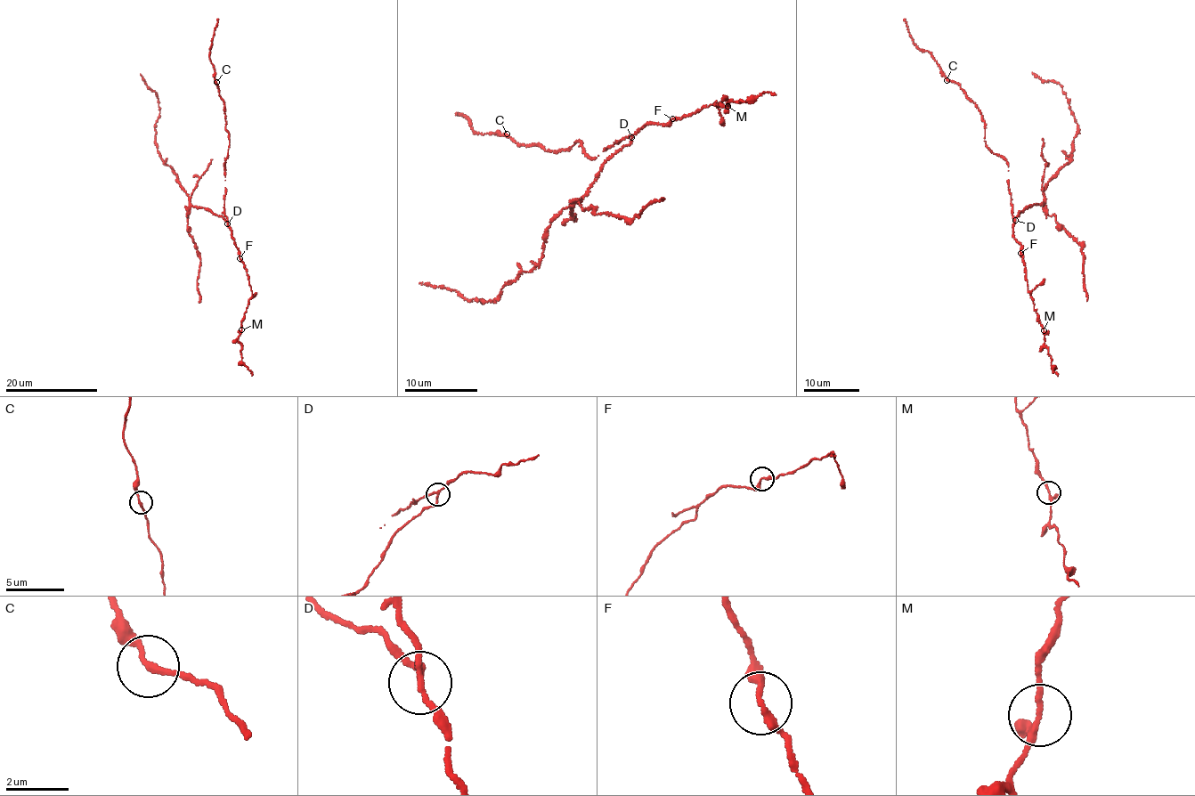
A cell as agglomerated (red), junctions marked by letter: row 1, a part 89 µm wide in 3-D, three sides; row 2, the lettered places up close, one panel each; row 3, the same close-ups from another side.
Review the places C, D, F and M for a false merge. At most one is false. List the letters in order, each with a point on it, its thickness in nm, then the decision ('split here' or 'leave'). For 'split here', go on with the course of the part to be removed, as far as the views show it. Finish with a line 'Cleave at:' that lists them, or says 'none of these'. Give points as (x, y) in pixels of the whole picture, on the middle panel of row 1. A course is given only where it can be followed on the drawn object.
C: place (507, 134); calibre 170 nm; leave
D: place (631, 137); calibre 160 nm; split here; course (632, 138), (601, 166), (592, 186), (547, 228), (540, 261), (495, 298), (483, 303), (419, 283)
F: place (672, 118); calibre 190 nm; leave
M: place (727, 106); calibre 160 nm; leave
Cleave at: D

